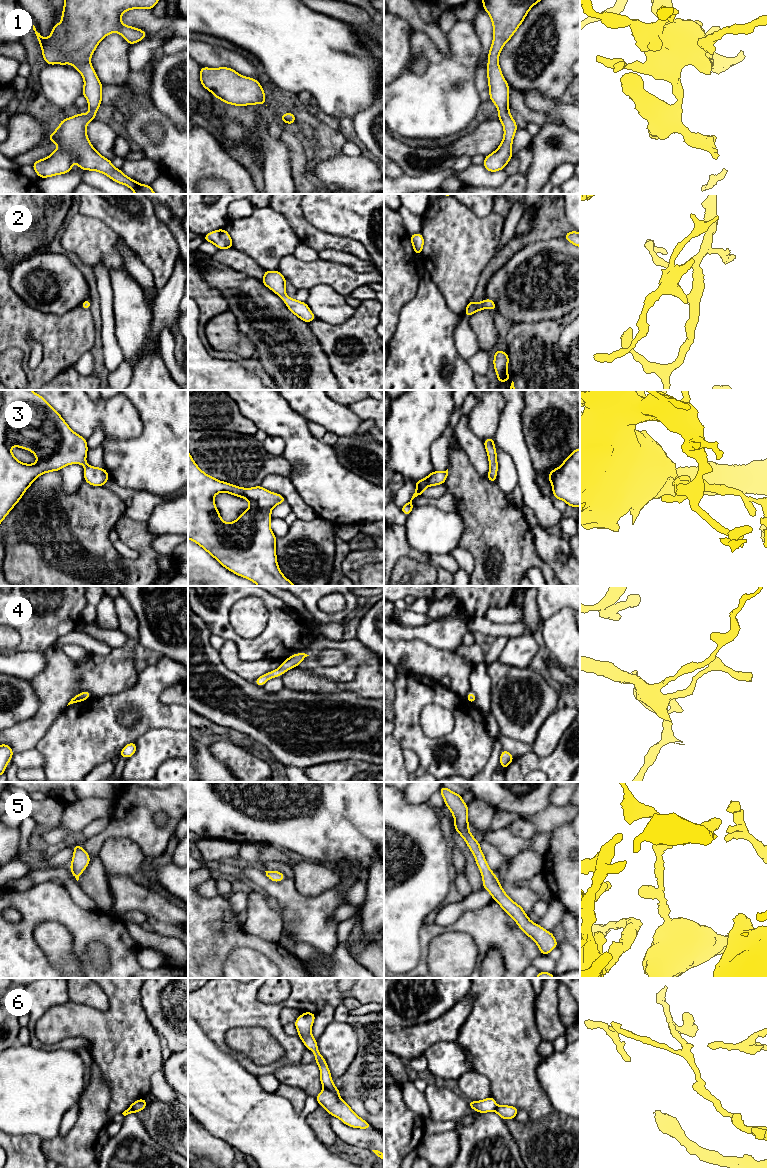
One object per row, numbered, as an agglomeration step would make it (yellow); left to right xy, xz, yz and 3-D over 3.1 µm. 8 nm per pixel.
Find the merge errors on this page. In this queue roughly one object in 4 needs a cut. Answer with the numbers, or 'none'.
6

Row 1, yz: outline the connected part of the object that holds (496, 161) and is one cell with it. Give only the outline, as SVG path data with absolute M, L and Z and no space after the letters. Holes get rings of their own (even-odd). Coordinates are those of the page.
M482 0L484 10L489 14L493 25L493 41L487 64L489 96L498 109L498 119L504 129L500 146L484 158L483 165L489 172L503 170L513 157L512 143L518 129L509 110L510 87L501 72L498 58L529 10L539 1L541 0Z

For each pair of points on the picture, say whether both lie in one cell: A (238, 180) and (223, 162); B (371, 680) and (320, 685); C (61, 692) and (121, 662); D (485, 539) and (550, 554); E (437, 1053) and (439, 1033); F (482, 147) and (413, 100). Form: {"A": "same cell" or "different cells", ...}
{"A": "same cell", "B": "same cell", "C": "same cell", "D": "different cells", "E": "different cells", "F": "different cells"}

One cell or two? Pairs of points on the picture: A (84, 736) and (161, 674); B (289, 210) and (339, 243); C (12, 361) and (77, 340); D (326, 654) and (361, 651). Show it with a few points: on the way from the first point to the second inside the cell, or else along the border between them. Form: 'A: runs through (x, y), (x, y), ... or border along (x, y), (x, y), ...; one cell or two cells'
A: runs through (103, 717), (117, 703), (137, 698), (142, 693); one cell
B: runs through (300, 223), (316, 239), (326, 241); one cell
C: border along (10, 347), (22, 352), (22, 369), (28, 379); two cells
D: border along (319, 650), (339, 649), (350, 659); two cells

